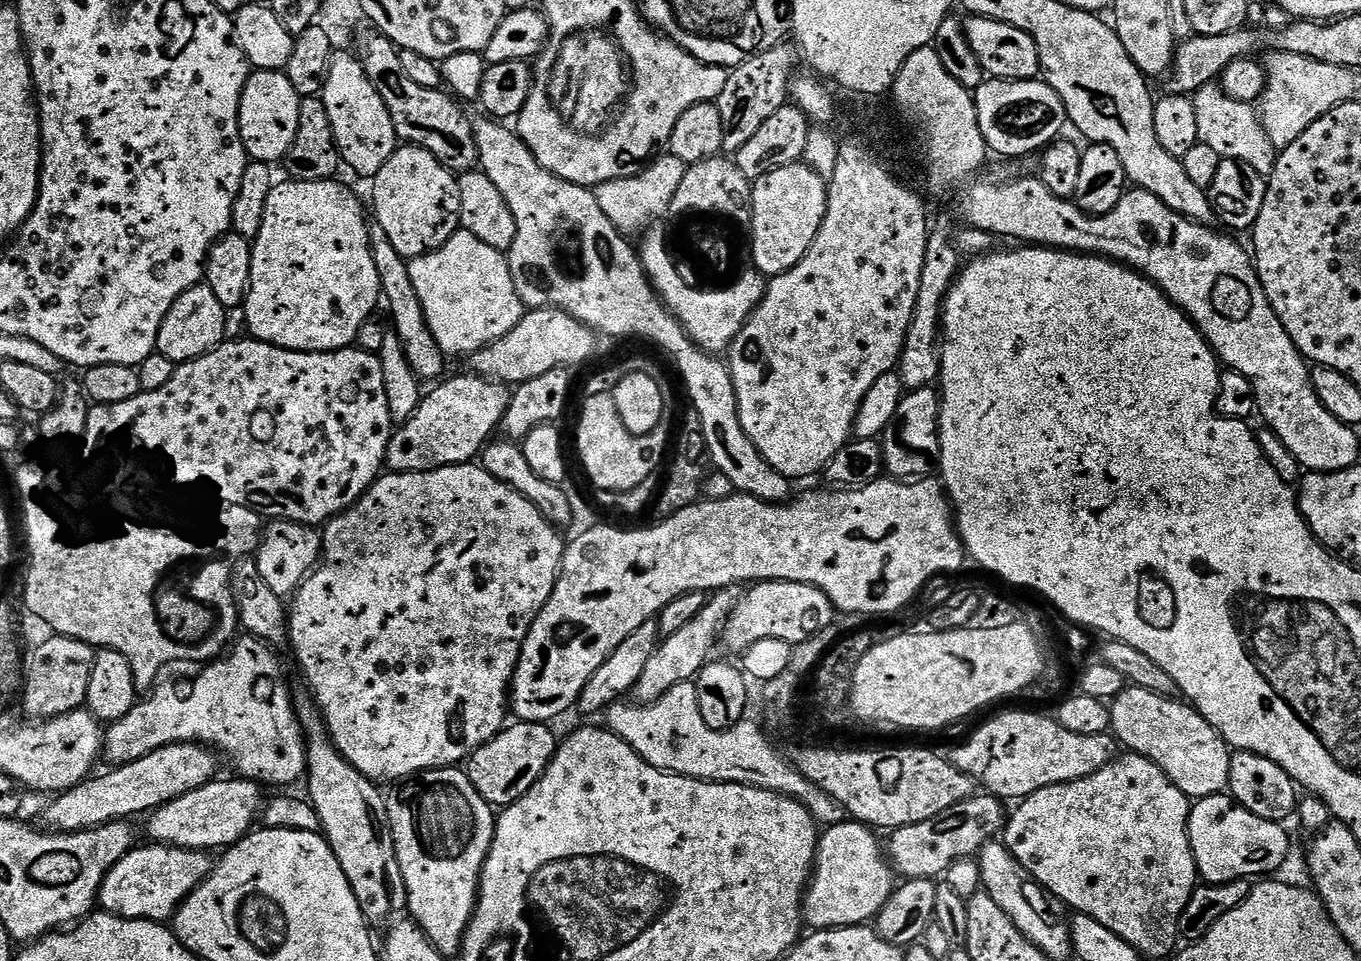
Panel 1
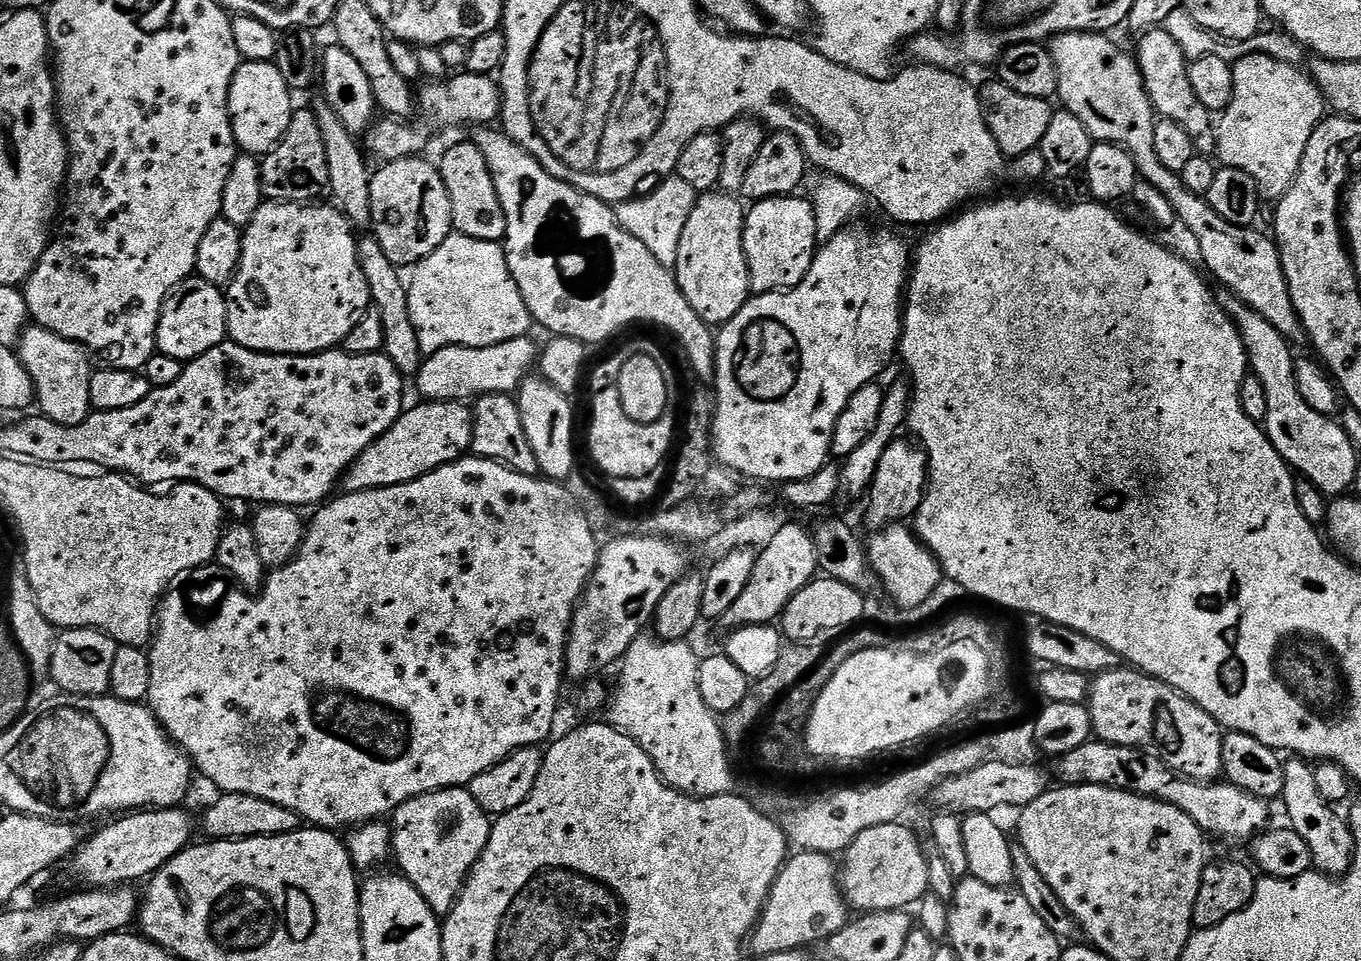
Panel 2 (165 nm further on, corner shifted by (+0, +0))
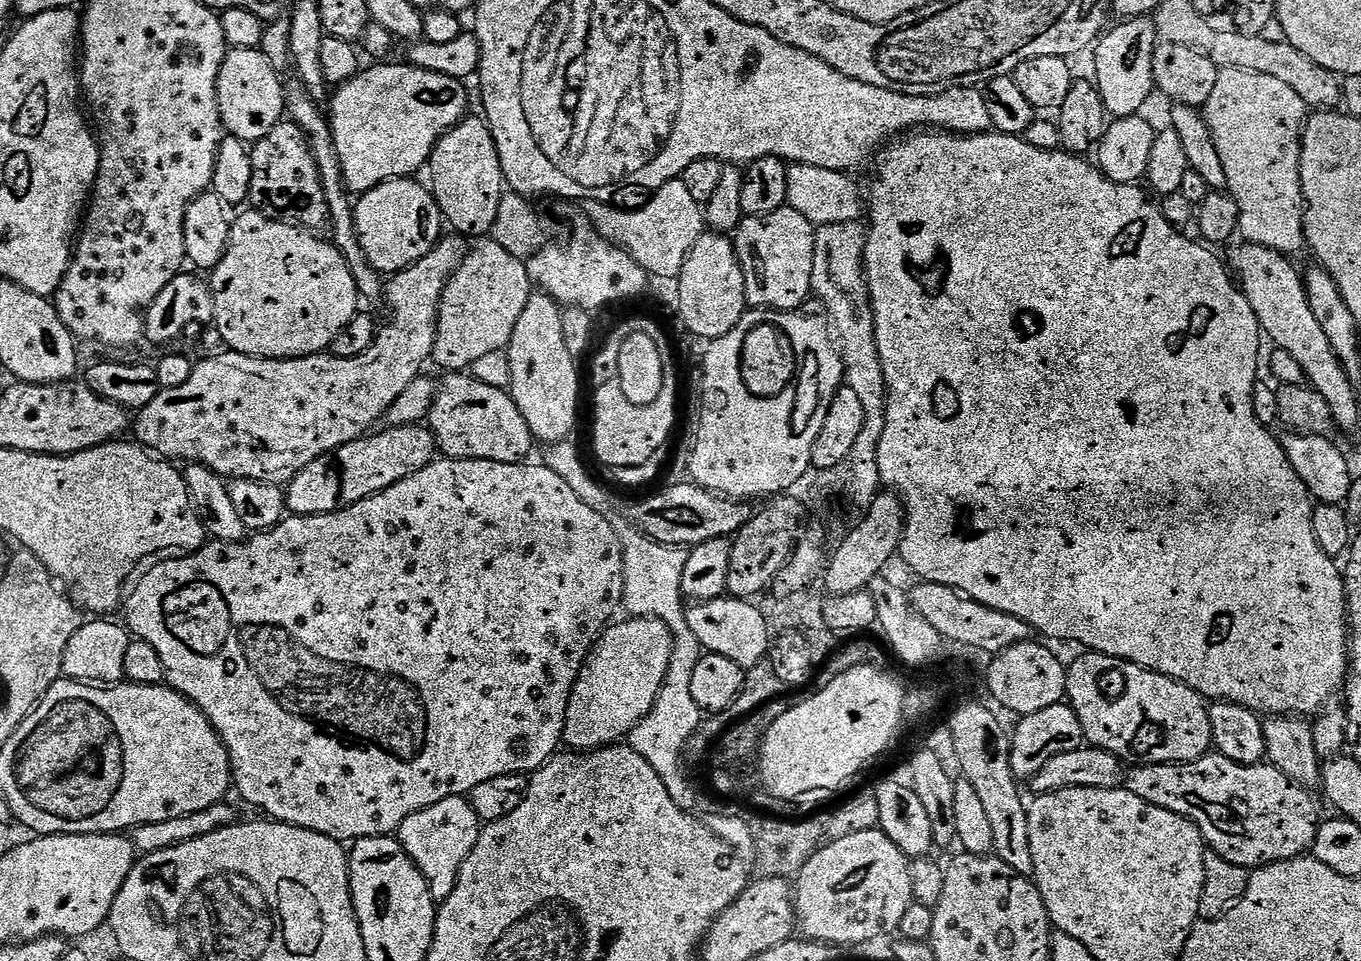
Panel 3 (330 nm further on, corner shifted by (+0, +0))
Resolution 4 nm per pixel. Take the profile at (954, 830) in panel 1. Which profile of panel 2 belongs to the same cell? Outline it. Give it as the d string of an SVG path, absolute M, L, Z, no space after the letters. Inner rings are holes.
M904 822L870 826L870 830L862 830L862 834L858 834L858 838L854 838L854 842L842 854L838 879L845 904L860 914L899 908L908 910L919 905L920 899L930 892L928 856L919 838Z

